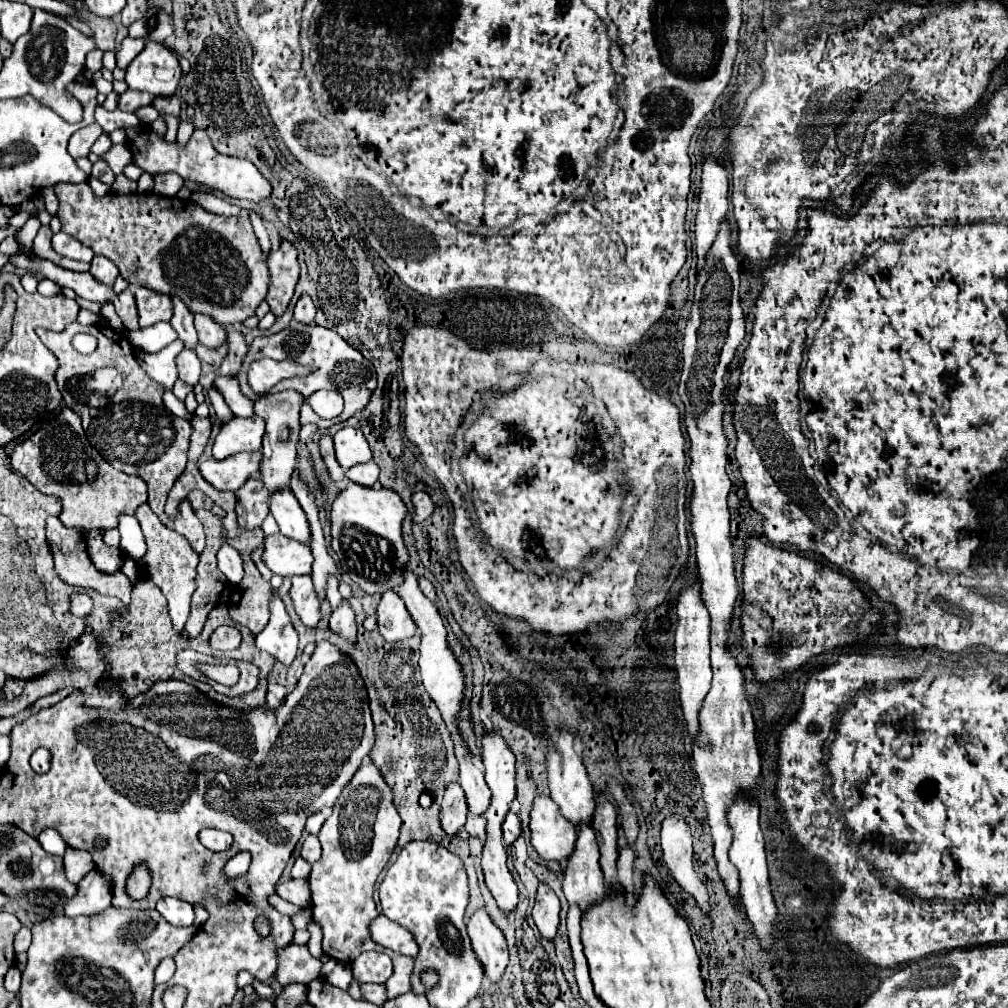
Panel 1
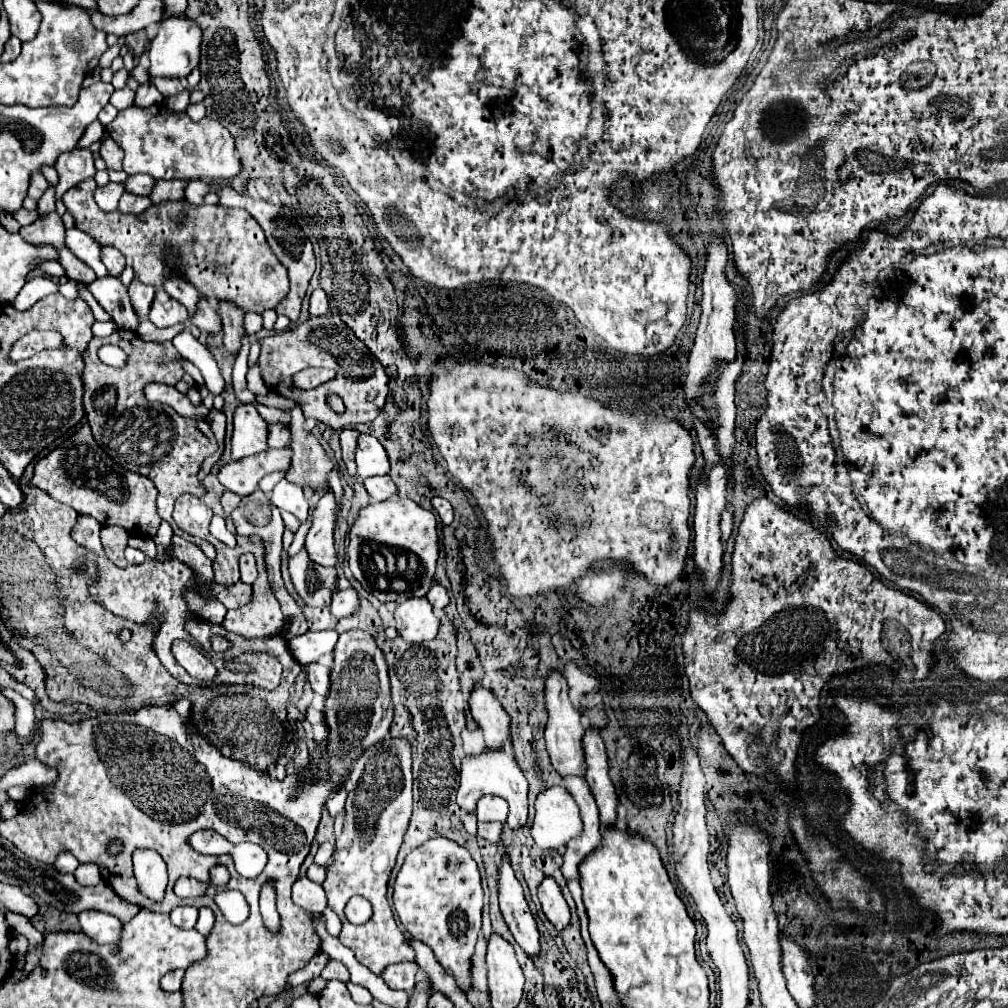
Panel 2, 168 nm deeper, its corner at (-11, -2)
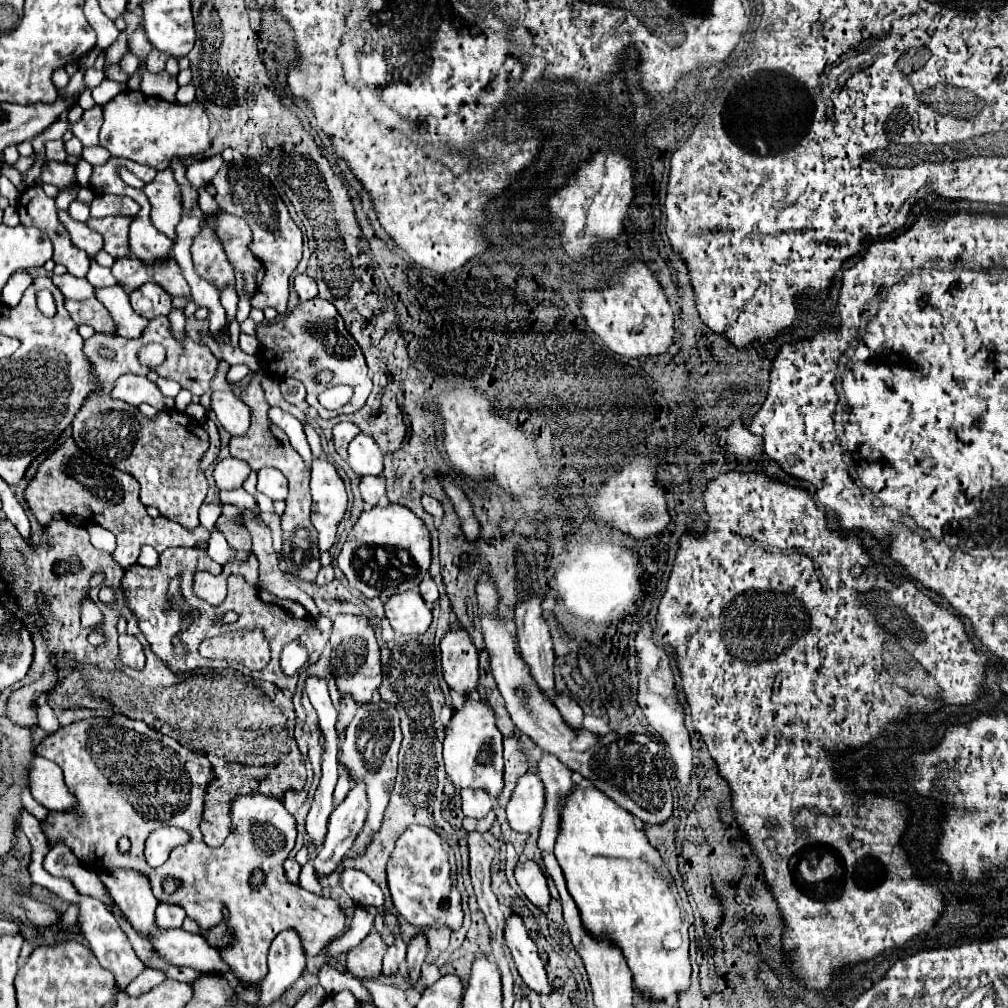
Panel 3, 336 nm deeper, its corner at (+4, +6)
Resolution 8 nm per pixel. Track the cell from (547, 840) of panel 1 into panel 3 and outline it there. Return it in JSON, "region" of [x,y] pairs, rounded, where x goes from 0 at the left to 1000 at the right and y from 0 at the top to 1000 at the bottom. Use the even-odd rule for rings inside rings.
{"region":[[[520,769],[514,773],[508,791],[502,799],[502,811],[510,824],[526,826],[536,820],[540,801],[540,779],[534,769]]]}

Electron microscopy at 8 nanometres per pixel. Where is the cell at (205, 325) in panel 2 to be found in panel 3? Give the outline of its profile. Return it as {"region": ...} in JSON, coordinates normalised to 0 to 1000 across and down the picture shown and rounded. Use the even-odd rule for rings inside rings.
{"region":[[[167,257],[167,261],[155,261],[155,265],[151,265],[151,277],[163,285],[171,295],[179,293],[188,293],[188,285],[181,273],[179,263],[171,257]]]}

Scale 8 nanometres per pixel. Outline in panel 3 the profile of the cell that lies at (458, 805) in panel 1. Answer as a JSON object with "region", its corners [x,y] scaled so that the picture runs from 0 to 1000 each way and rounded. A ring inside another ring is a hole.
{"region":[[[466,686],[460,691],[460,701],[450,705],[446,717],[442,719],[442,733],[440,733],[440,757],[446,775],[452,783],[479,783],[494,791],[496,783],[500,781],[500,755],[498,755],[498,729],[492,721],[492,709],[482,693],[478,693],[472,686]]]}

